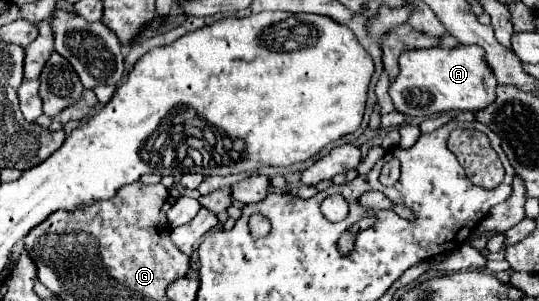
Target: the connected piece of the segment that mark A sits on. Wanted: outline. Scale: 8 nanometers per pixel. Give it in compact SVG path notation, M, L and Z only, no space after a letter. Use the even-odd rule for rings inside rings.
M457 46L451 50L405 50L399 56L399 74L389 86L397 112L405 116L429 116L449 110L477 112L487 108L495 96L495 74L489 70L485 50L479 46Z

